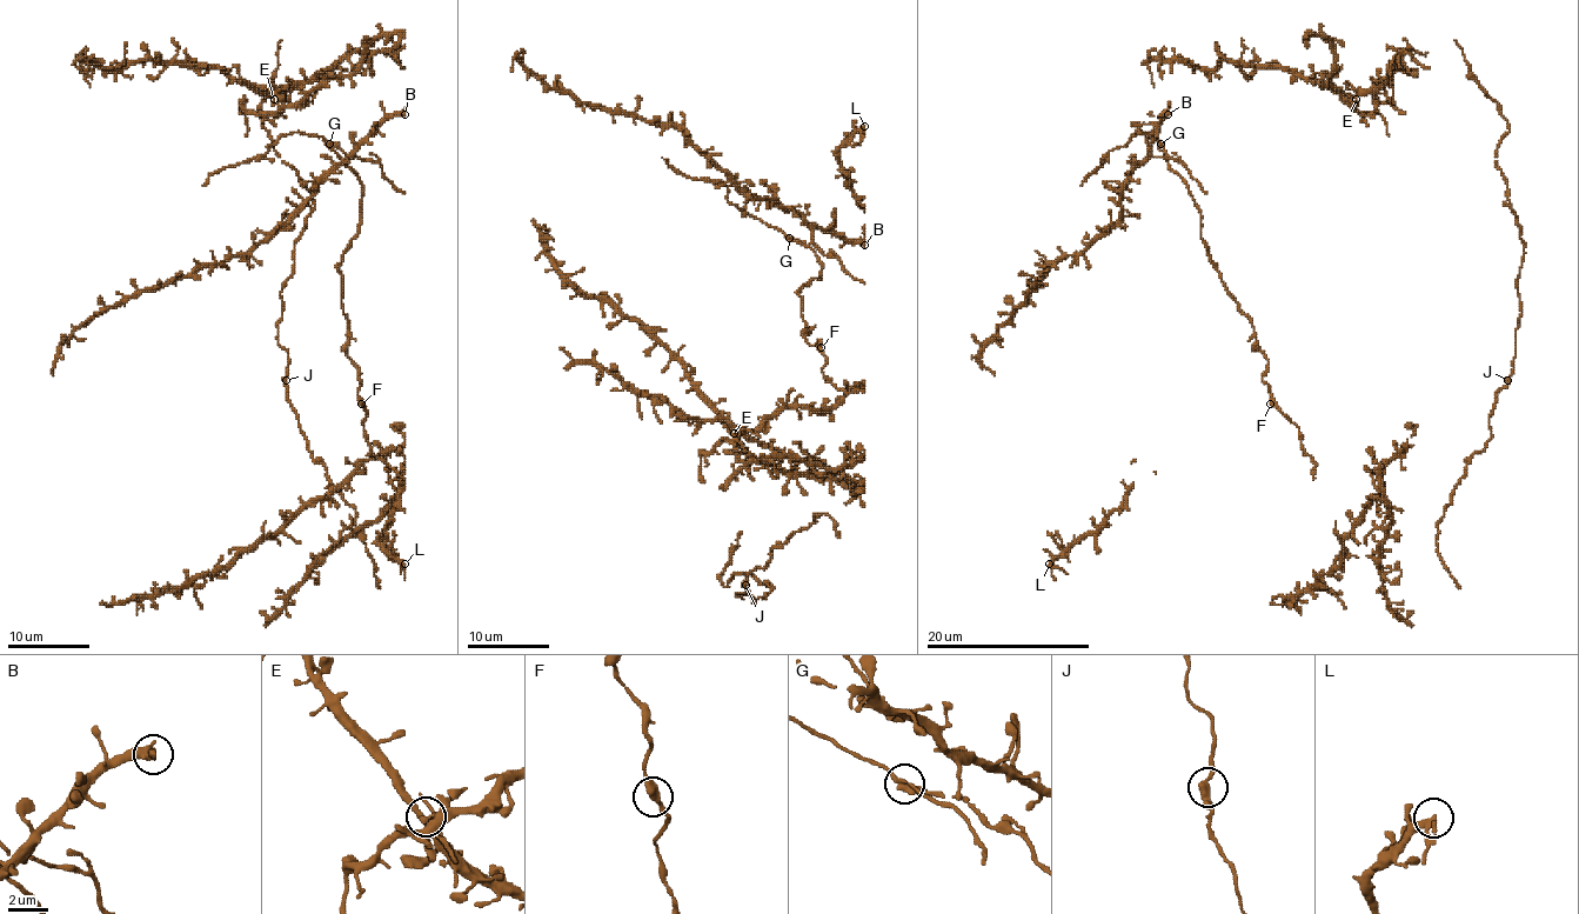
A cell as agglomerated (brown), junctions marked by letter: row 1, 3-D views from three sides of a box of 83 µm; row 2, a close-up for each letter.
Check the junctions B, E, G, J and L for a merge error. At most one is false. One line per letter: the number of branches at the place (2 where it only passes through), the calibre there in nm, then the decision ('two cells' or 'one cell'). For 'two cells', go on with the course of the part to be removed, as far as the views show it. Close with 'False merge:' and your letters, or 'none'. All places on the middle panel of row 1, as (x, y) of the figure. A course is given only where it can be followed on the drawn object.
B: 2 | 400 nm | one cell
E: 3 | 280 nm | one cell
G: 3 | 320 nm | two cells | (789, 237), (821, 264), (820, 278), (798, 292), (805, 339), (817, 339), (823, 377), (848, 392), (864, 391)
J: 2 | 340 nm | one cell
L: 3 | 280 nm | one cell
False merge: G

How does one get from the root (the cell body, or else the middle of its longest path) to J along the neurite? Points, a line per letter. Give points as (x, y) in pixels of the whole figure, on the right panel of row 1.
J: (1444, 514), (1466, 464), (1491, 437), (1489, 414), (1507, 380)

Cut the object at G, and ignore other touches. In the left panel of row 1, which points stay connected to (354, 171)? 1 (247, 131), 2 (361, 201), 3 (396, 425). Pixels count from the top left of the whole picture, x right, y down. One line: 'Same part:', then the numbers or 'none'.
Same part: 2

